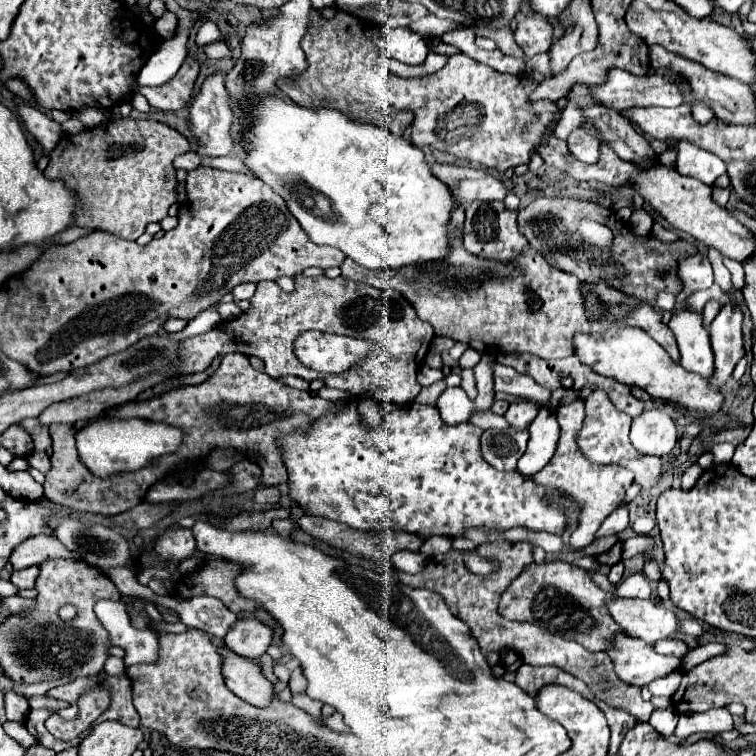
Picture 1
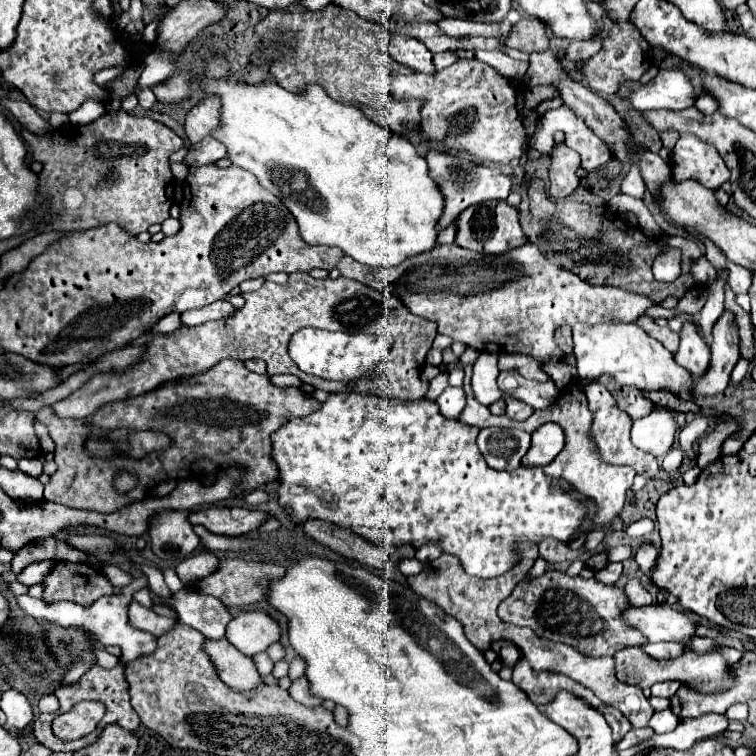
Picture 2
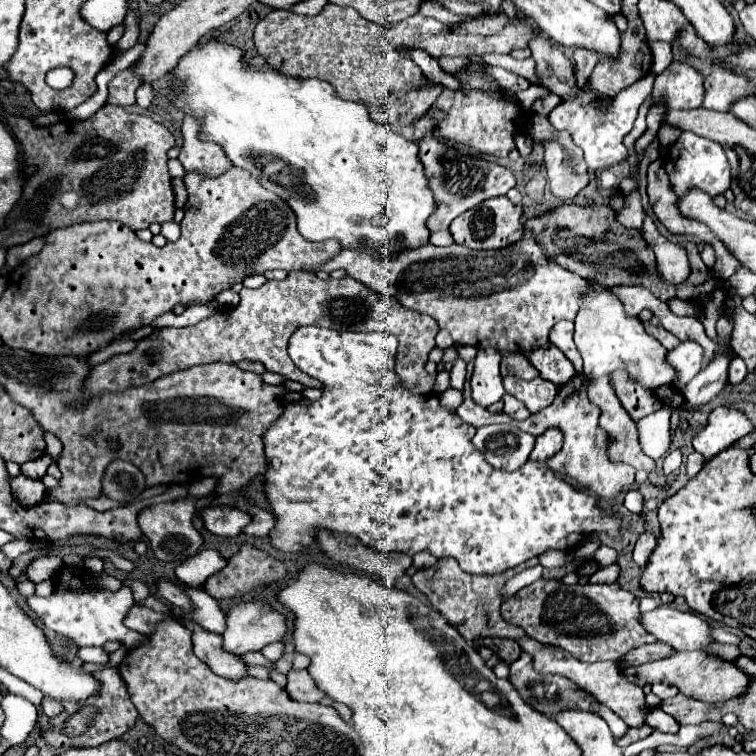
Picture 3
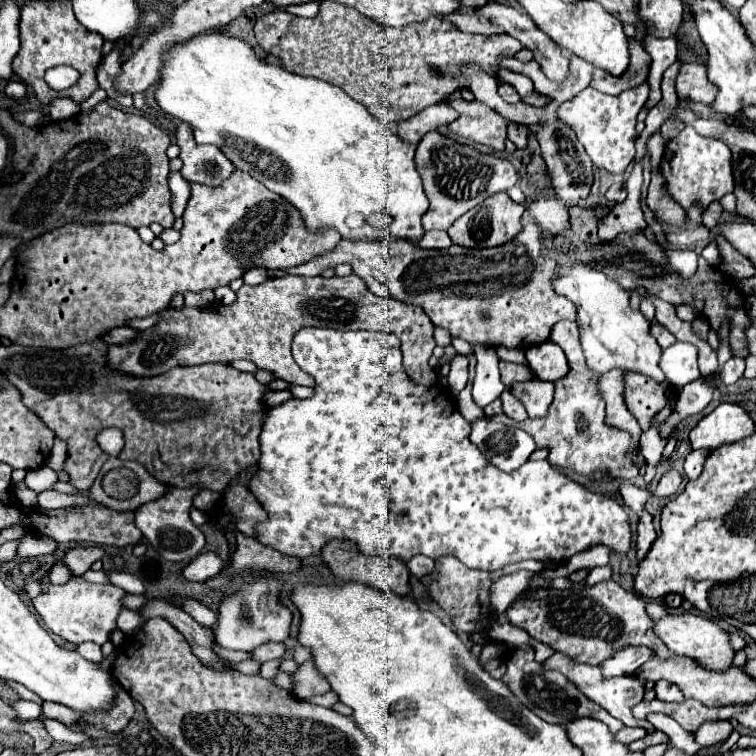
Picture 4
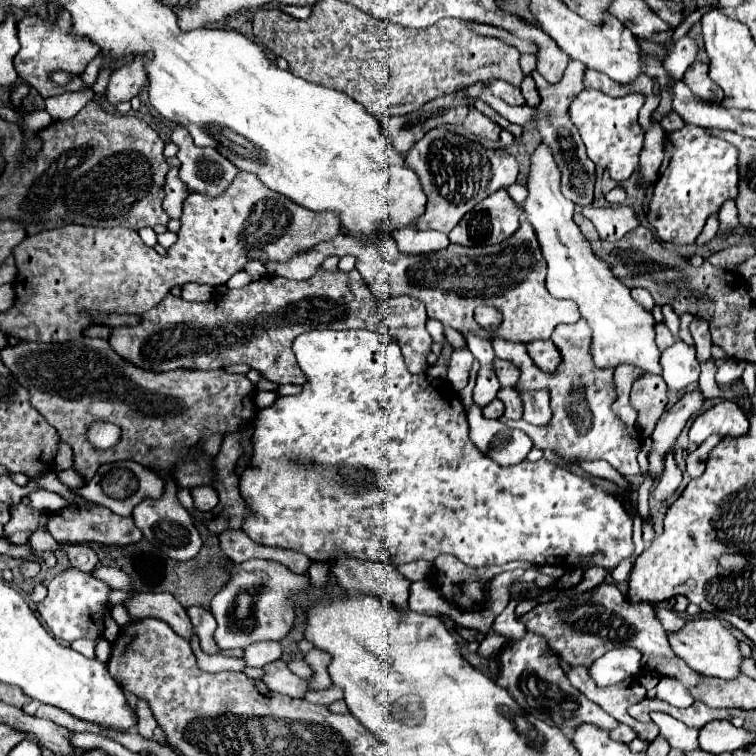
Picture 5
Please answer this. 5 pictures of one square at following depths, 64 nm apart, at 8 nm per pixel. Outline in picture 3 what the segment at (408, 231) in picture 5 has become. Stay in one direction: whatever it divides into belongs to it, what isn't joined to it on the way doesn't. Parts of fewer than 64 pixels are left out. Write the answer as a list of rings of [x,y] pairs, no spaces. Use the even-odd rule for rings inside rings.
[[[440,230],[440,232],[430,234],[430,244],[434,244],[434,246],[450,246],[450,244],[454,244],[454,240],[452,240],[452,234],[448,230]]]

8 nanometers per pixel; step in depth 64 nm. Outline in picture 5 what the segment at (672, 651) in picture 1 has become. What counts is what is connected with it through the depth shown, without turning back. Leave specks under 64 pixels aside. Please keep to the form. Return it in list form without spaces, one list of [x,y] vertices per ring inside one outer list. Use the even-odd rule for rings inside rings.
[[[622,646],[622,650],[610,650],[602,658],[596,658],[588,666],[590,678],[596,686],[612,686],[626,678],[634,678],[640,672],[640,654],[638,650],[630,650],[630,646]]]

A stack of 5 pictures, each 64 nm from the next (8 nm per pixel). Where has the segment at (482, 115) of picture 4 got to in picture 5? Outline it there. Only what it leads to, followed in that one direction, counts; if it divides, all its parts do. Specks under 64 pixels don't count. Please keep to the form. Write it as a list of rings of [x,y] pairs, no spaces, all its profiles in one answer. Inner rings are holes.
[[[470,108],[464,124],[462,124],[468,132],[476,134],[476,136],[482,136],[482,138],[488,138],[488,140],[498,140],[500,138],[500,126],[494,124],[490,118],[482,116],[476,108]]]

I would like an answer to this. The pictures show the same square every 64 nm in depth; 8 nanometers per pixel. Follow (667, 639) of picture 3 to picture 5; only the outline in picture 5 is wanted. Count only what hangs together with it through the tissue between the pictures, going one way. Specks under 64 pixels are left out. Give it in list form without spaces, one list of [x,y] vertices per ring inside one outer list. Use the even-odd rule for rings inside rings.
[[[704,616],[688,622],[680,632],[670,634],[670,644],[672,650],[698,674],[704,676],[714,676],[714,678],[724,678],[724,680],[734,680],[738,678],[740,664],[742,664],[742,654],[738,648],[736,636],[714,616]]]

